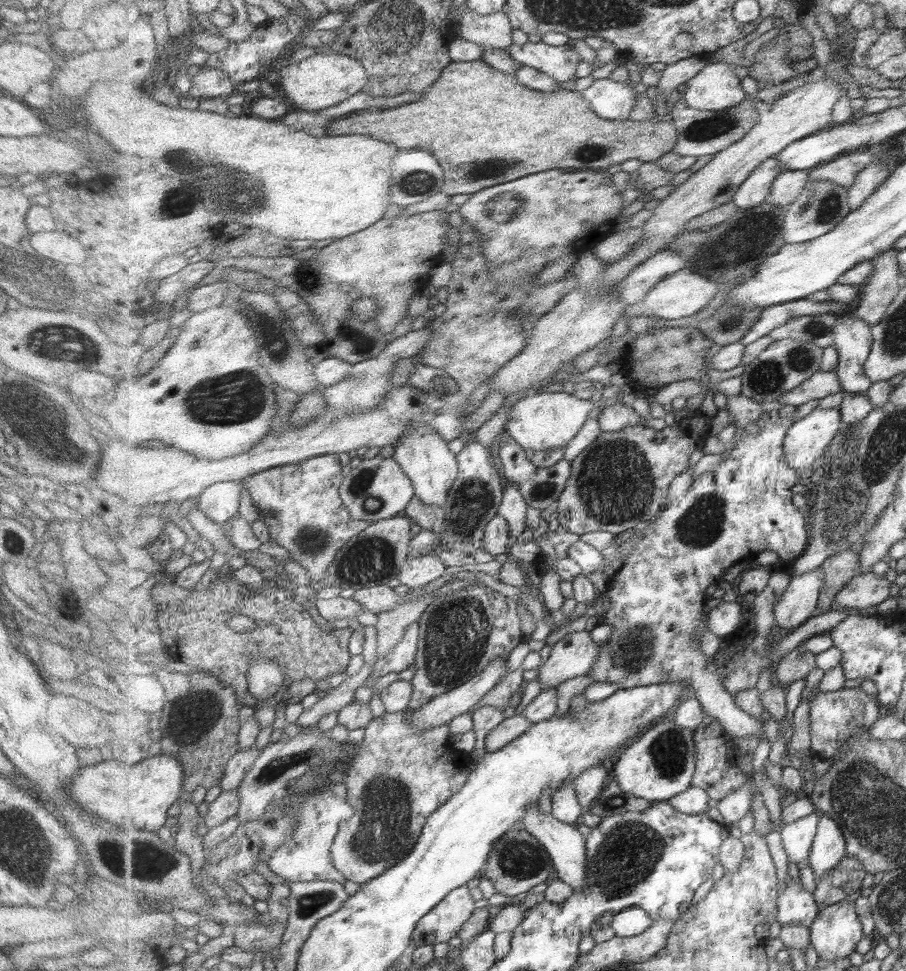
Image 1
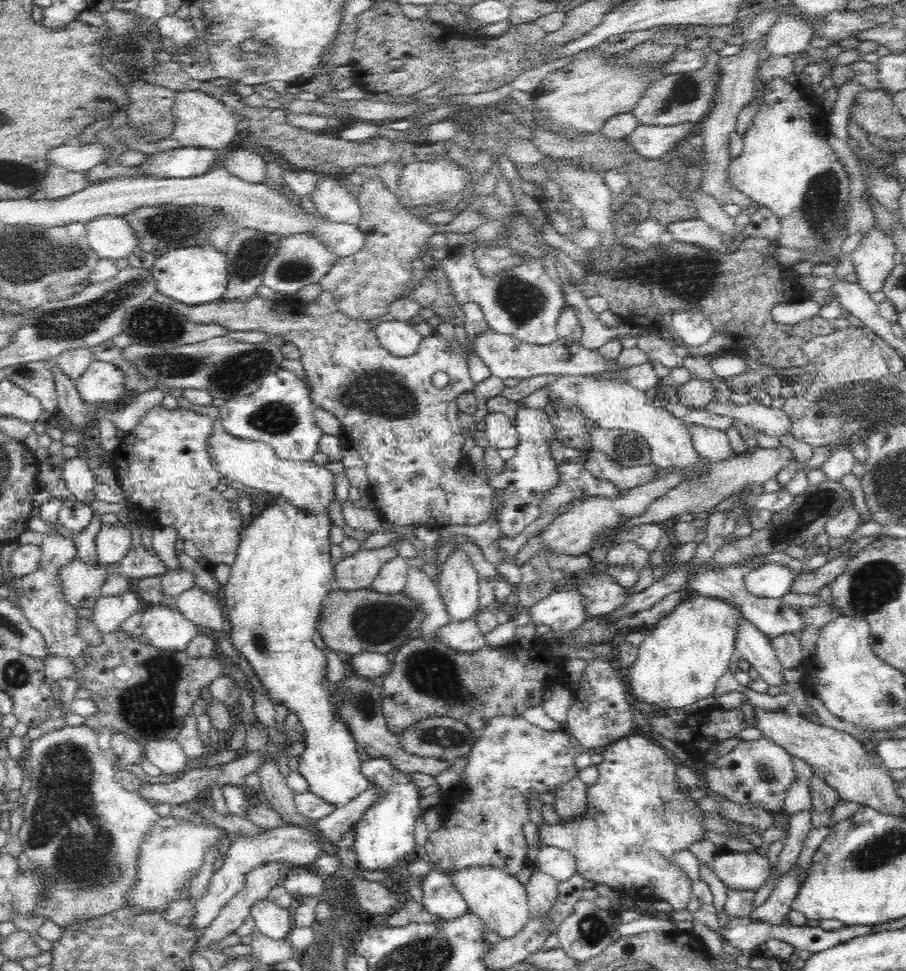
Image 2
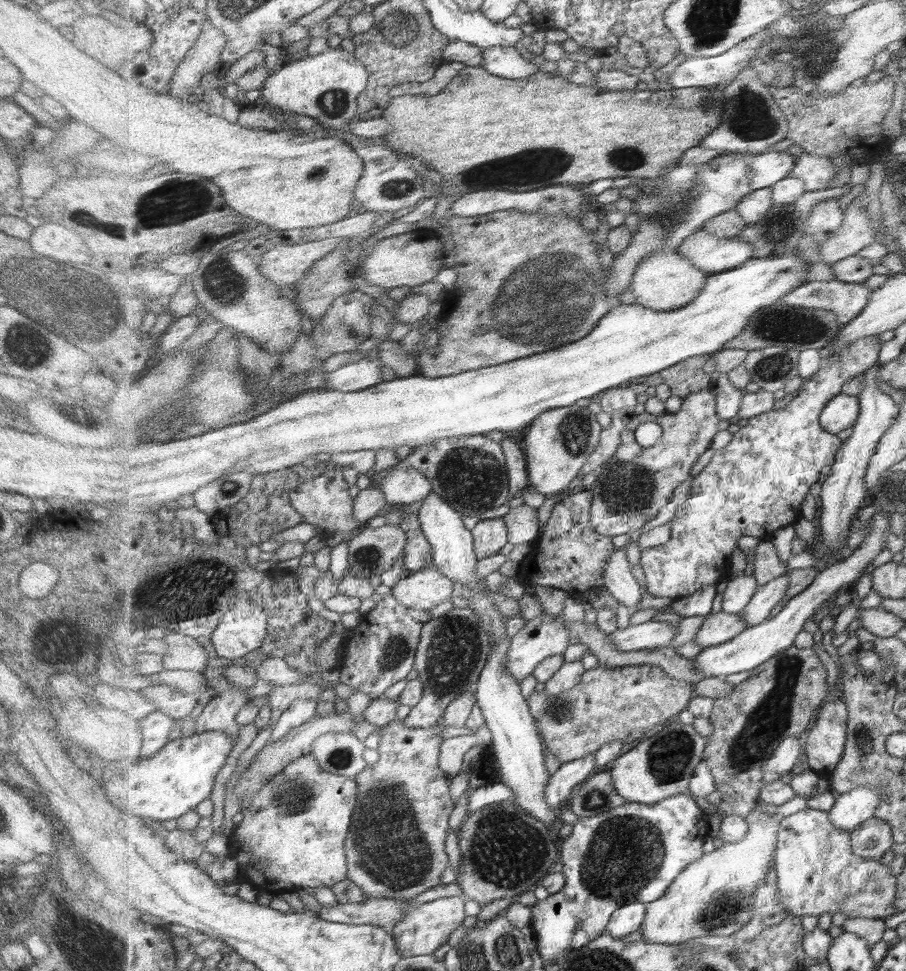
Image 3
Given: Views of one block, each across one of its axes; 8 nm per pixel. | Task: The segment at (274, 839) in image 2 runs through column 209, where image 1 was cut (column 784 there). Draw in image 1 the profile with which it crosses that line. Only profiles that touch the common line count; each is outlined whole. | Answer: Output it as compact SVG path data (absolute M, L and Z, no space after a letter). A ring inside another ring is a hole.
M791 877L781 884L777 908L777 918L781 926L793 924L810 928L820 912L815 895L805 891L800 880Z

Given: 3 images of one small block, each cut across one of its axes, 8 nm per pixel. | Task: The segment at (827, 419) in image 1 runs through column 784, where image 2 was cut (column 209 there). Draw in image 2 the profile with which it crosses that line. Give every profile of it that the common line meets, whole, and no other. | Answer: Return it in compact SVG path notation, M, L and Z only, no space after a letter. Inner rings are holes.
M219 419L213 421L211 434L208 447L210 447L212 463L222 477L249 488L264 490L278 499L284 499L289 506L308 516L330 514L334 510L338 488L336 488L336 476L328 468L306 462L278 460L269 444L233 438L224 430Z

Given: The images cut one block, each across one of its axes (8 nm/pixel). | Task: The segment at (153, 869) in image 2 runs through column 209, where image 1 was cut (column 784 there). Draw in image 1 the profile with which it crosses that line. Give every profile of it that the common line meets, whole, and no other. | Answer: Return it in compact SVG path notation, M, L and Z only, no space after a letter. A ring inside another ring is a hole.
M820 813L801 818L796 822L783 824L780 831L785 846L787 860L801 864L809 859L820 825Z

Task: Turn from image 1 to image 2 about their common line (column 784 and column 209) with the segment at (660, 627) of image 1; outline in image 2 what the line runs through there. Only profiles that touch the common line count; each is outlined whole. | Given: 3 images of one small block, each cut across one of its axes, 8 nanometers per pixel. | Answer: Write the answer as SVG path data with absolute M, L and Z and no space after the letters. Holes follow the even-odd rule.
M162 405L154 406L154 408L142 418L142 422L138 424L138 428L134 428L132 432L126 434L118 448L112 452L112 464L118 477L118 486L124 491L124 496L126 496L130 502L134 503L133 508L135 512L139 514L146 523L154 528L174 528L174 530L178 532L177 538L179 543L184 540L190 540L190 542L198 548L201 556L204 556L207 560L214 564L231 565L236 560L238 546L240 546L240 540L242 540L242 537L240 537L240 530L246 526L247 519L242 516L236 503L226 500L220 492L216 492L216 486L220 484L221 474L216 470L216 467L214 467L214 463L212 463L212 455L210 455L210 447L208 447L208 440L212 438L212 426L213 421L208 417L203 416L202 413L186 410L183 407L168 410Z

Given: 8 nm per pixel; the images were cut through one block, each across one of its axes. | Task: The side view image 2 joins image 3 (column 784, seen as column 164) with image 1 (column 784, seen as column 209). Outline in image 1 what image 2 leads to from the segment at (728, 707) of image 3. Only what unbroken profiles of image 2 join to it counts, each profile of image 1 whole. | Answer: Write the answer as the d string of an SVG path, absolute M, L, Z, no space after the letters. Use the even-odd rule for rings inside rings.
M803 644L789 651L788 655L776 664L775 674L783 685L804 680L817 668L817 655L809 652Z

